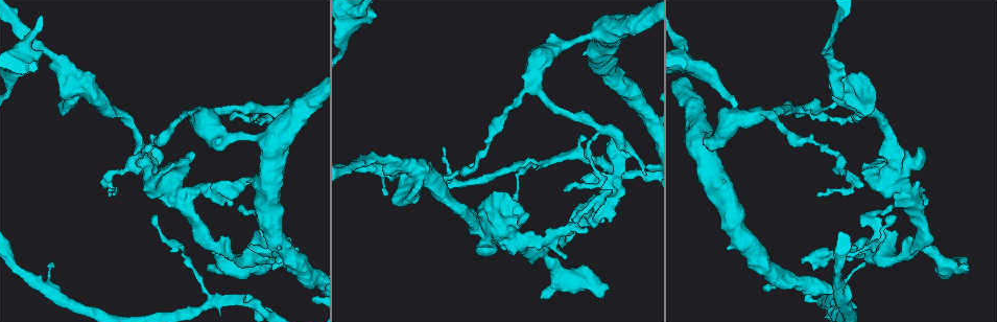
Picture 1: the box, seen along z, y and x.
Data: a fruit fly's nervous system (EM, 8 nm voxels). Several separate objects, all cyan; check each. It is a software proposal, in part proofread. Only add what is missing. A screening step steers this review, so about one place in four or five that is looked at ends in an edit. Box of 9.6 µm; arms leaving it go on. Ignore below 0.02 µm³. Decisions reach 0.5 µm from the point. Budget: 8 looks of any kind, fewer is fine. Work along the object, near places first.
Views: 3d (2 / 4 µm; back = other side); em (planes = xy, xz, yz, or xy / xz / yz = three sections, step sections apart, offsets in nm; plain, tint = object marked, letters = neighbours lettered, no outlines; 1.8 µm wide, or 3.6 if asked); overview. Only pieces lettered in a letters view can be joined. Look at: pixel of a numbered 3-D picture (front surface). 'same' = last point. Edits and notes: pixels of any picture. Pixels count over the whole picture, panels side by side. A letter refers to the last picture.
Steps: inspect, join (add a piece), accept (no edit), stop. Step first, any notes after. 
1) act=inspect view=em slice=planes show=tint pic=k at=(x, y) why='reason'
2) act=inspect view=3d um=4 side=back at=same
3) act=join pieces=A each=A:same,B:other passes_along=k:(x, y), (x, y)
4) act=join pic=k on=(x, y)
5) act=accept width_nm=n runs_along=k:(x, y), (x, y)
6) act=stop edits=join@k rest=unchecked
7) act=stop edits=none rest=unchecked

act=inspect view=em slice=planes show=letters pic=1 at=(966, 264) why='free end'

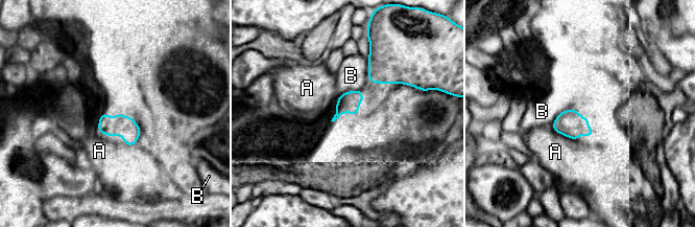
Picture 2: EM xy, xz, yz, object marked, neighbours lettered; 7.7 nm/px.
act=accept each=A:other,B:other border=2:(360, 88), (342, 93) found='none of them fits'

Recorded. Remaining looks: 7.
act=inspect view=em slice=planes show=letters pic=1 at=(879, 227) why='sharp bend'

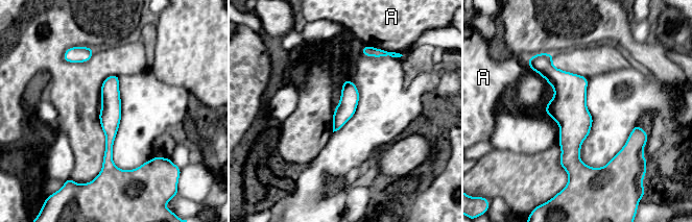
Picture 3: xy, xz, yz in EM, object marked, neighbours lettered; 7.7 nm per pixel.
act=accept width_nm=150 each=A:other border=3:(365, 44), (379, 49) found='none of them fits'

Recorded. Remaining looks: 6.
act=inspect view=em slice=xy step=8 show=tint pic=1 at=(475, 225) why='thick turns thin'

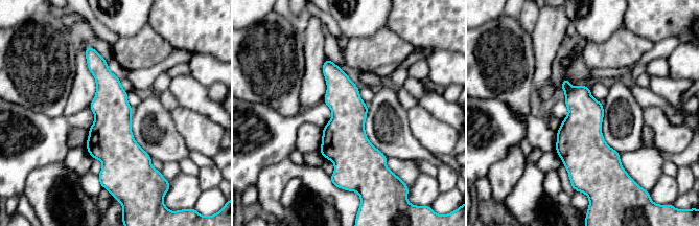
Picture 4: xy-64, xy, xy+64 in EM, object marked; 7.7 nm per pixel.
act=inspect view=em slice=planes show=letters at=same

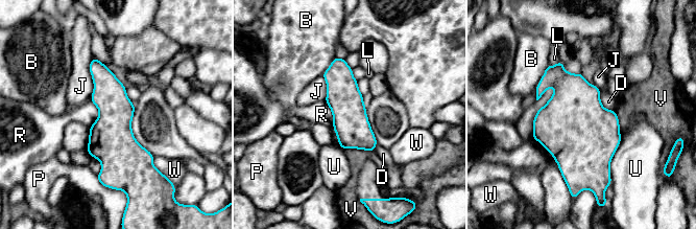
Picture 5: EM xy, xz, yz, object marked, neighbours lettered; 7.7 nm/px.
act=accept width_nm=280 each=B:other,D:other,J:other,L:other,P:other,R:other,U:other,V:other,W:other border=5:(325, 100), (340, 145) found='none of them fits'

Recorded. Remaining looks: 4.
act=stop edits=none rest=unchecked

